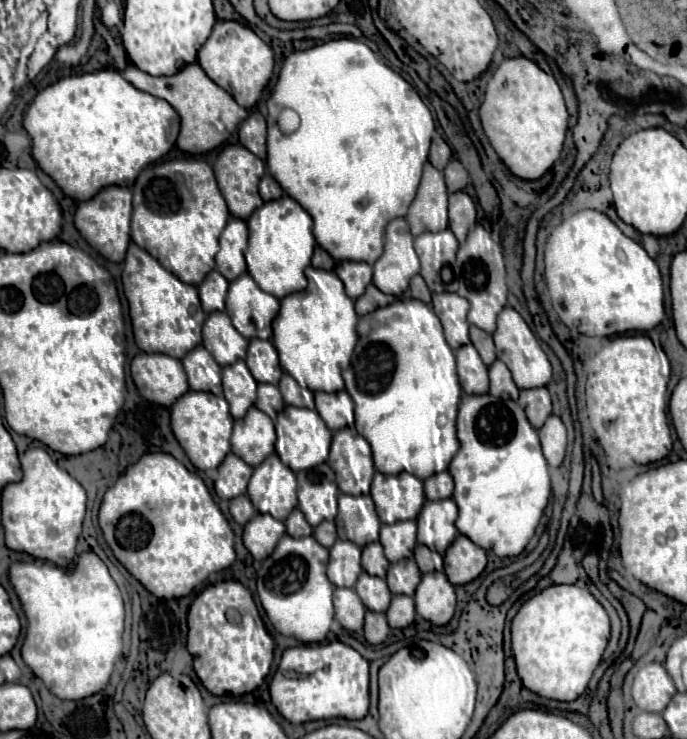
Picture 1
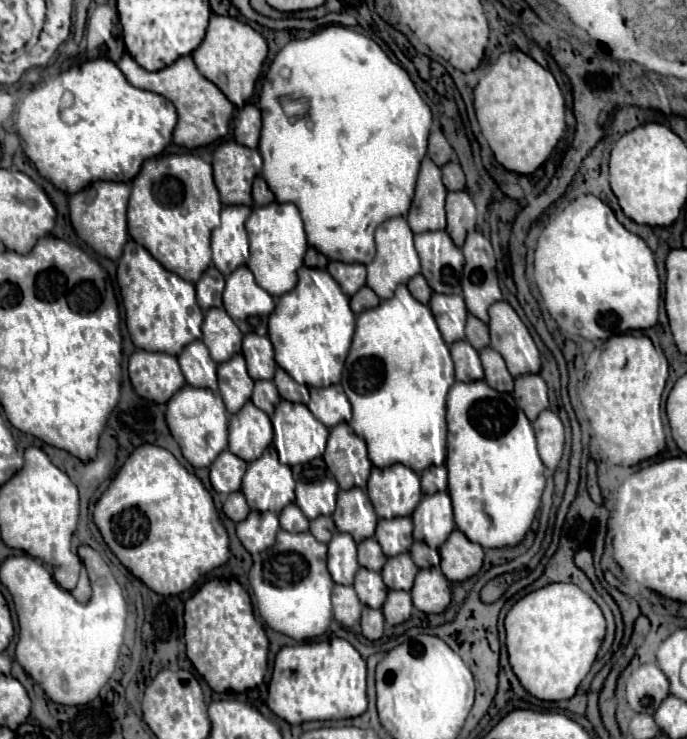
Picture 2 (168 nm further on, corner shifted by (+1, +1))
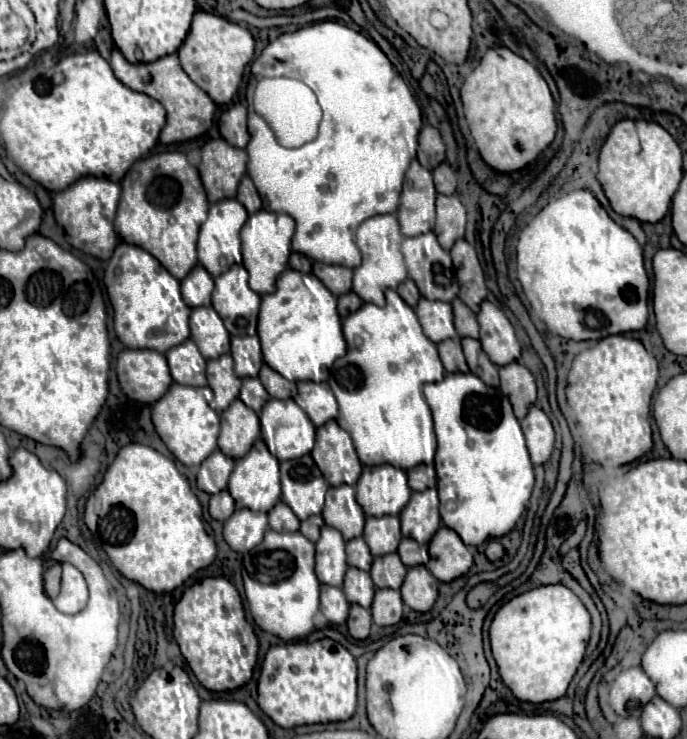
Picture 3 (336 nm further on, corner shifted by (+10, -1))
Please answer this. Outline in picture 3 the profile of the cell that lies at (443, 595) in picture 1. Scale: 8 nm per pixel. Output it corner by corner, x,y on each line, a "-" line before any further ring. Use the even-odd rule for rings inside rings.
426,566
408,568
400,594
404,604
408,604
412,610
428,612
438,598
438,580
428,572

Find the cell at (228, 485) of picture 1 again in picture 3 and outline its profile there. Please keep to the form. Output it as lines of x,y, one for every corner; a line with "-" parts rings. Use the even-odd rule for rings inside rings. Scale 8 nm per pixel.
214,450
200,464
200,472
196,478
198,490
208,492
208,494
216,494
216,492
224,490
228,484
228,476
232,474
232,468
234,468
234,460
230,456
226,456
224,452

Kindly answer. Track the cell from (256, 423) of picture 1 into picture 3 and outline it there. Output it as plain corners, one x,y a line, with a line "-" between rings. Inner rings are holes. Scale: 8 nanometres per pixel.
236,398
220,412
218,448
236,460
248,452
256,438
260,438
258,414

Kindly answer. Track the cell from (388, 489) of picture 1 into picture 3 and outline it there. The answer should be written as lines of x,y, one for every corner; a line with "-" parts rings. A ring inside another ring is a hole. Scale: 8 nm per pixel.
390,464
366,466
362,482
356,482
356,500
366,516
398,514
408,504
410,494
404,470

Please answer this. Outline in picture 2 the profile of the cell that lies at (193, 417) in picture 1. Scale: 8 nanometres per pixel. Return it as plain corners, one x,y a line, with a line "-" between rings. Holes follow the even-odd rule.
183,386
169,402
167,402
167,424
175,438
181,442
181,452
189,460
191,466
203,468
211,466
211,462
227,448
227,430
229,430
229,414
225,410
223,398
209,388
193,388

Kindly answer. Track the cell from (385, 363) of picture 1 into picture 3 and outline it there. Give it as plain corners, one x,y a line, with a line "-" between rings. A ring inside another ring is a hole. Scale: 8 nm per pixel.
386,290
384,296
384,308
374,304
362,304
344,320
342,332
348,352
332,366
328,384
340,406
336,422
352,436
360,462
364,466
392,464
400,470
410,470
418,464
434,462
436,436
432,426
432,414
424,396
424,384
440,382
444,378
444,366
440,362
436,344
424,336
414,310
398,296
396,290

